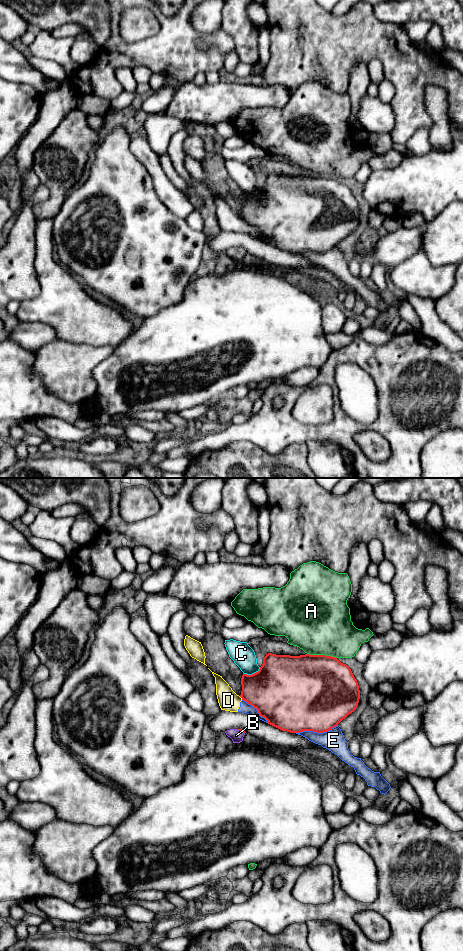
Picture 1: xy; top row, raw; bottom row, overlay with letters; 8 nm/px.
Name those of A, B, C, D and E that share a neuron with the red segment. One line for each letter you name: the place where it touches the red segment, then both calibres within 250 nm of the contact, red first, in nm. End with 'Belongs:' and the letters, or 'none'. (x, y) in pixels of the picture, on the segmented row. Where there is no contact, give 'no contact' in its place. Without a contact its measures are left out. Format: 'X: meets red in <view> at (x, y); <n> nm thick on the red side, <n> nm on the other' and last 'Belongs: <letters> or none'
B: meets red in xy at (240, 730); 20 nm thick on the red side, 100 nm on the other
Belongs: B

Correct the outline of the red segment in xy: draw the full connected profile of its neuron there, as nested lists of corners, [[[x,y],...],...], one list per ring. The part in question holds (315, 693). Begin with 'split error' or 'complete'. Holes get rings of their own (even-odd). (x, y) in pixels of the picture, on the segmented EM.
complete; [[[266,654],[259,671],[242,675],[240,697],[257,709],[268,724],[290,733],[313,731],[324,733],[354,712],[360,690],[348,665],[326,655]]]

